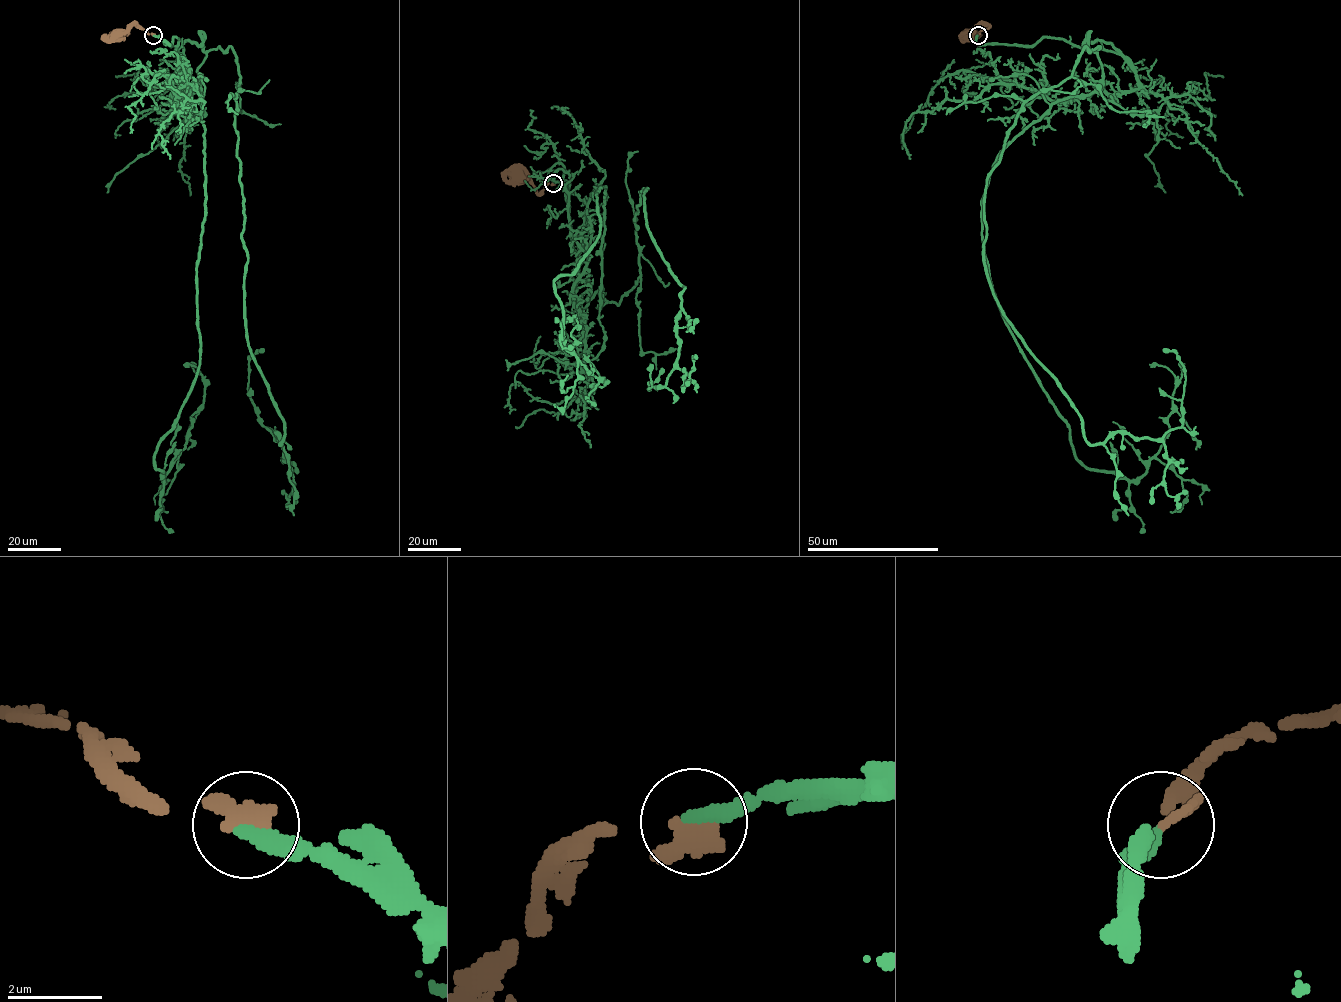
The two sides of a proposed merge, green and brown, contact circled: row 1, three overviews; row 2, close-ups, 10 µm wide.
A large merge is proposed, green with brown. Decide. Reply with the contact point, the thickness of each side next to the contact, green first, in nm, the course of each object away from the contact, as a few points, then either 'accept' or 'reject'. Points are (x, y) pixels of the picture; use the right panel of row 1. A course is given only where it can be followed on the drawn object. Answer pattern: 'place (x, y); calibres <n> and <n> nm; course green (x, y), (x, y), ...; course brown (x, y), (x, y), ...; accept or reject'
place (978, 35); calibres 280 and 360 nm; course green (977, 35), (1121, 53), (1084, 43), (1101, 88), (981, 201), (1085, 466), (1146, 471), (1177, 385), (1149, 364); course brown (977, 35), (988, 27), (977, 25), (974, 34), (969, 36); accept

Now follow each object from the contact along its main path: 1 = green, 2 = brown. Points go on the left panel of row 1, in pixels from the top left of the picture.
1: (153, 35), (181, 53), (202, 40), (206, 55), (200, 365), (158, 447), (163, 480), (203, 403), (183, 364)
2: (153, 35), (131, 25), (118, 36)

